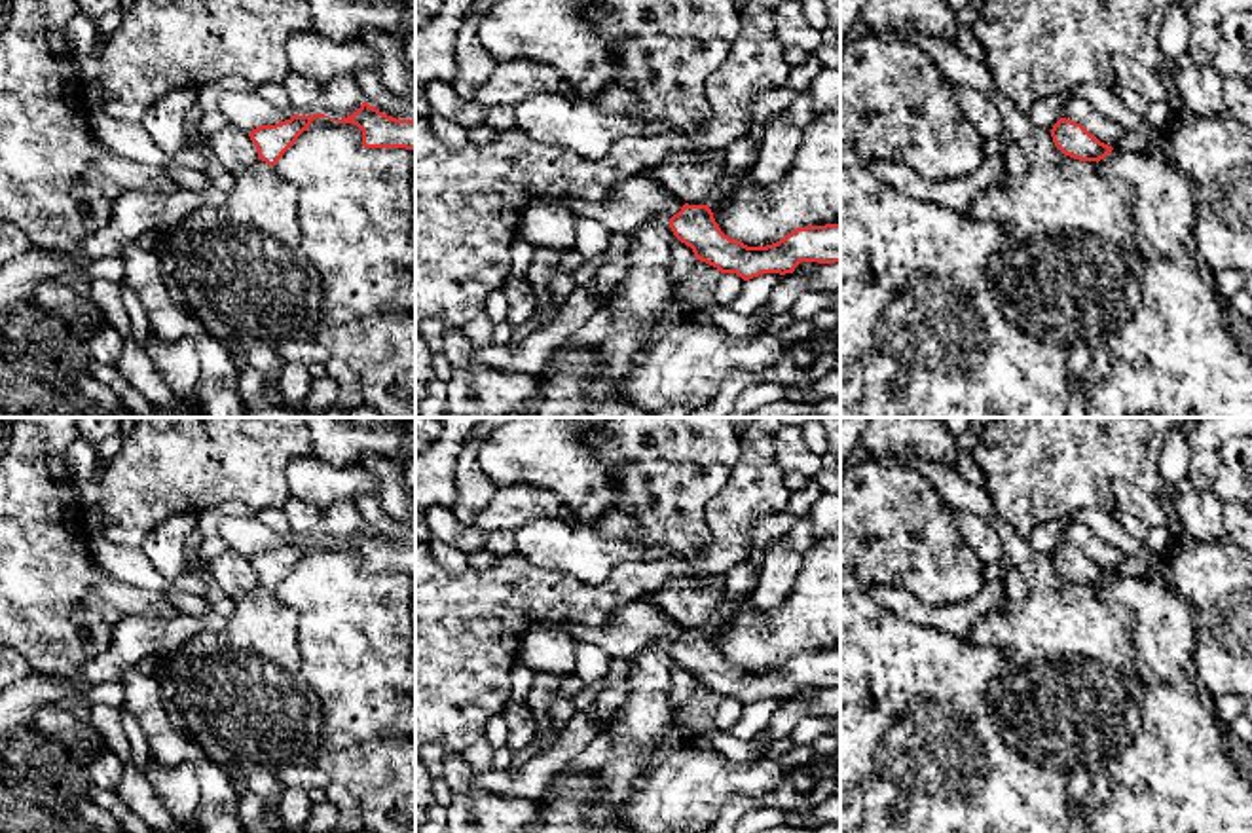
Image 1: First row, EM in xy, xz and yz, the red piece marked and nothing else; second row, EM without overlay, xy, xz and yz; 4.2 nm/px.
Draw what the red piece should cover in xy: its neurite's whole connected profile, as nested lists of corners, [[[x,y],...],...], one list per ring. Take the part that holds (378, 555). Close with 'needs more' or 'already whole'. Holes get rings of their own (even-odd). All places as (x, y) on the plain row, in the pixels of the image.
[[[362,528],[357,537],[338,548],[353,548],[362,556],[364,573],[406,573],[415,575],[415,546],[396,545]]]; already whole

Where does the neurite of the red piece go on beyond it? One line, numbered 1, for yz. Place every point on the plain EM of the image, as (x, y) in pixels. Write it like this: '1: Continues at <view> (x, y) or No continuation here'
1: No continuation here

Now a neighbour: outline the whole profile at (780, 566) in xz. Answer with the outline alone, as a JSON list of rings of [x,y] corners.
[[[785,535],[768,543],[761,552],[759,583],[749,594],[747,603],[757,611],[768,613],[785,602],[799,577],[802,554],[785,545]]]

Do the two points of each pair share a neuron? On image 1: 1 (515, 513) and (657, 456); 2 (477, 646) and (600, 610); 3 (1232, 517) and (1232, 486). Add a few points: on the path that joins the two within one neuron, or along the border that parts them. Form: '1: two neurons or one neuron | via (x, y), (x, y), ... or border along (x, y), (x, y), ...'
1: two neurons | border along (515, 484), (547, 488), (577, 518)
2: one neuron | via (507, 615), (516, 606), (570, 606)
3: two neurons | border along (1222, 499), (1232, 501)

